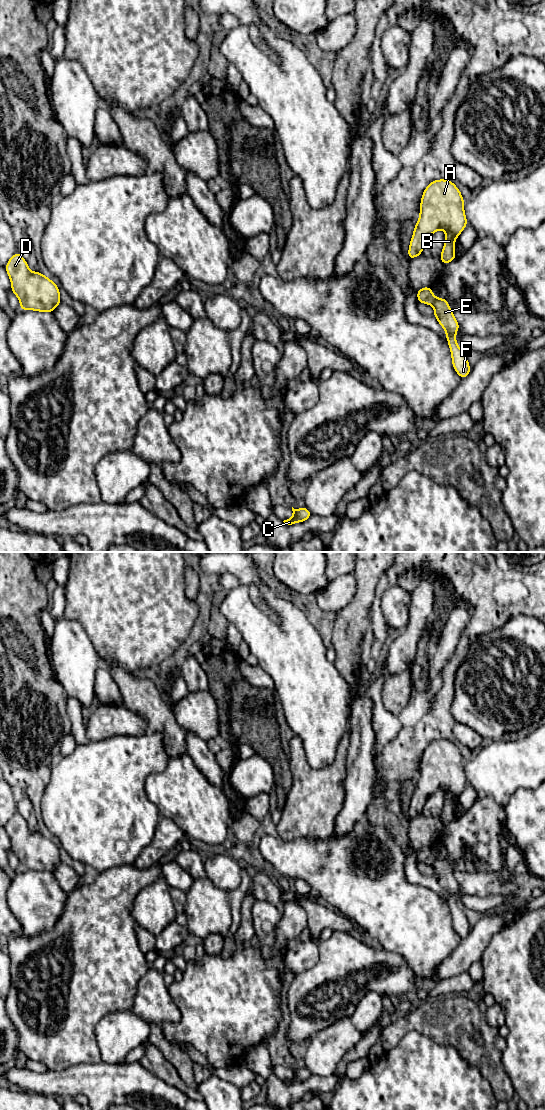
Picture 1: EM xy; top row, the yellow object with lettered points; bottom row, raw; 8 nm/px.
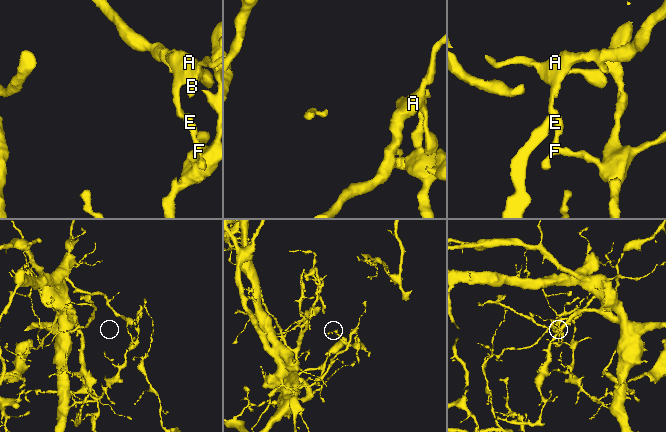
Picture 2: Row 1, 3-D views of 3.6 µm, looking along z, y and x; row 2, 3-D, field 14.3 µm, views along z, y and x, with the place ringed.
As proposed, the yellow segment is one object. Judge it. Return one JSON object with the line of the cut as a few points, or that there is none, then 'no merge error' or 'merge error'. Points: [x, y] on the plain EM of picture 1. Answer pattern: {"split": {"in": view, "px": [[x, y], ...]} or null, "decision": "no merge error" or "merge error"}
{"split": {"in": "xy", "px": [[435, 857], [431, 864]]}, "decision": "merge error"}

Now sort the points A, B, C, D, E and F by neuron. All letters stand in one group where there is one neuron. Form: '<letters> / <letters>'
A B D / C E F

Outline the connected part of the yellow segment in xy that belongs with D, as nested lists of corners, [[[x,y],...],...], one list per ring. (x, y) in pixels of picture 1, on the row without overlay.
[[[16,812],[7,822],[11,850],[18,857],[21,870],[54,872],[62,863],[58,846],[39,831],[31,832],[22,815]]]

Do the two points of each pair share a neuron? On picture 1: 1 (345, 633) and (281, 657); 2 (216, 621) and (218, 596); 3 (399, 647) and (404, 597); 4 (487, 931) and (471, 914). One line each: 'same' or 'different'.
1: different
2: same
3: different
4: different

